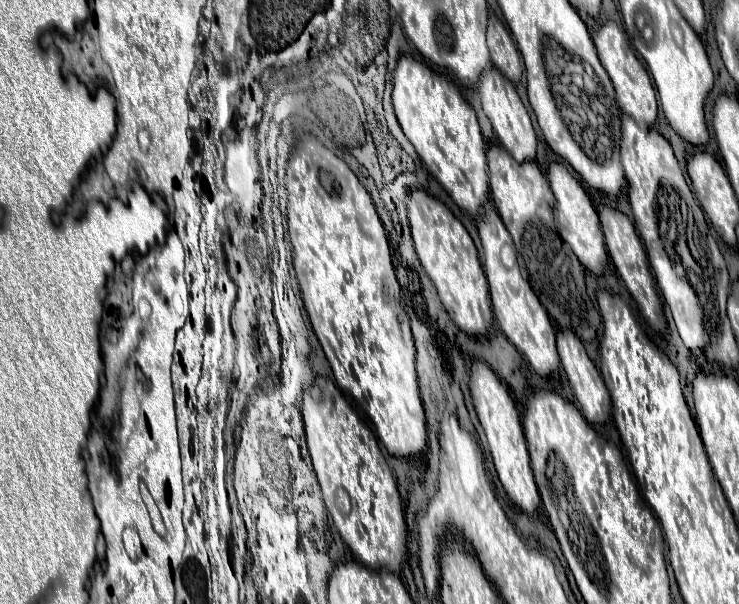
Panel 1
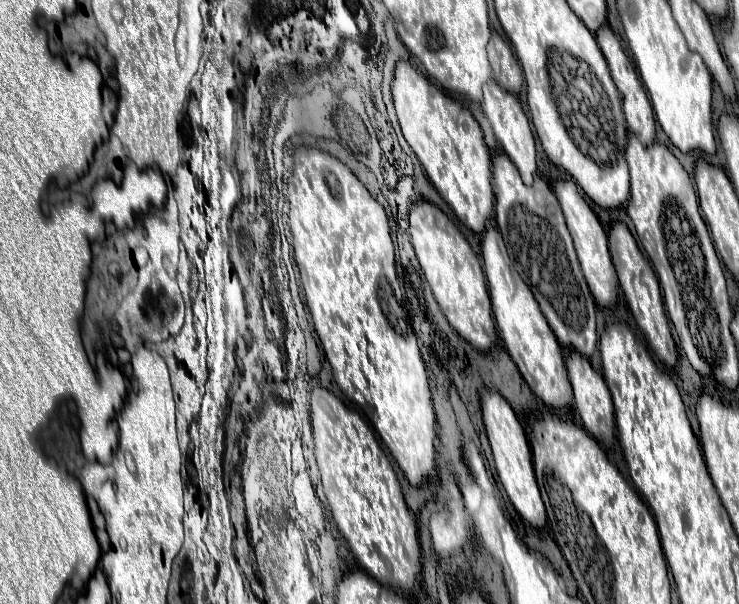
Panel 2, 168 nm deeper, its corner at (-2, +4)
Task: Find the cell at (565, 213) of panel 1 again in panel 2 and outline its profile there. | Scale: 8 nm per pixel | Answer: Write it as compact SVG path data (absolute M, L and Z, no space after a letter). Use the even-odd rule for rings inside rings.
M562 180L556 182L554 184L554 194L556 194L556 198L558 198L560 206L562 206L564 216L566 216L566 224L568 224L568 230L572 234L574 248L576 248L576 254L578 254L586 284L588 284L596 304L602 306L602 308L610 308L618 298L618 280L616 280L616 270L614 270L614 264L612 264L612 256L608 252L606 232L604 232L602 224L598 222L596 214L584 202L584 198L578 192L574 182L562 182Z

